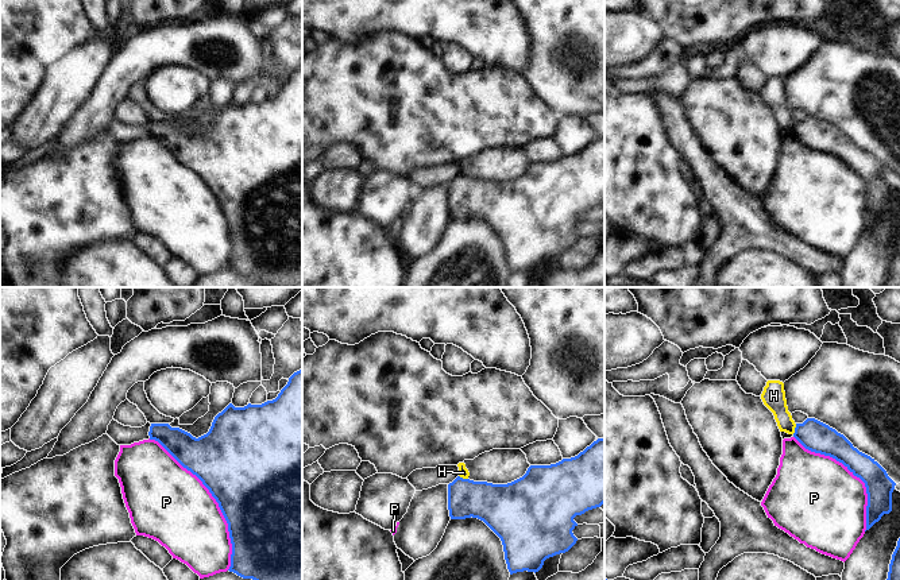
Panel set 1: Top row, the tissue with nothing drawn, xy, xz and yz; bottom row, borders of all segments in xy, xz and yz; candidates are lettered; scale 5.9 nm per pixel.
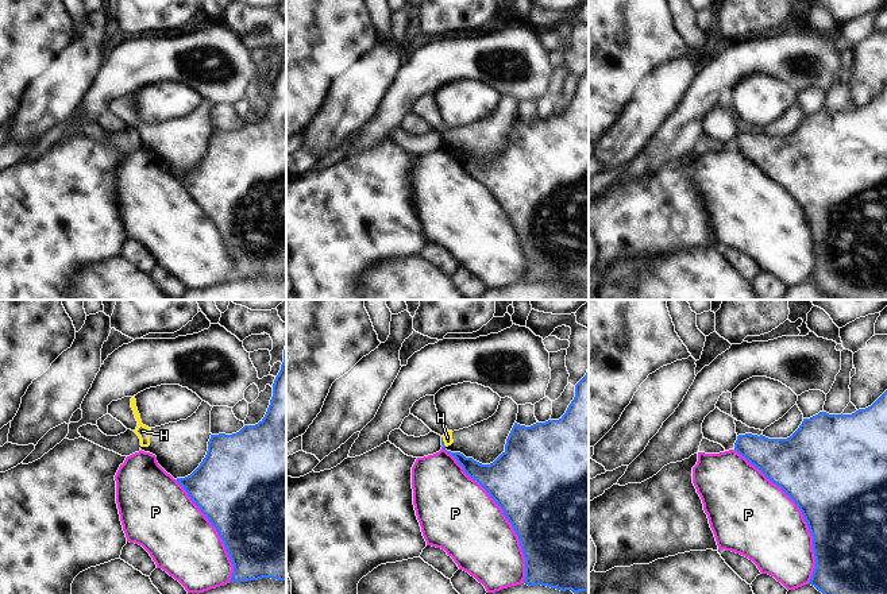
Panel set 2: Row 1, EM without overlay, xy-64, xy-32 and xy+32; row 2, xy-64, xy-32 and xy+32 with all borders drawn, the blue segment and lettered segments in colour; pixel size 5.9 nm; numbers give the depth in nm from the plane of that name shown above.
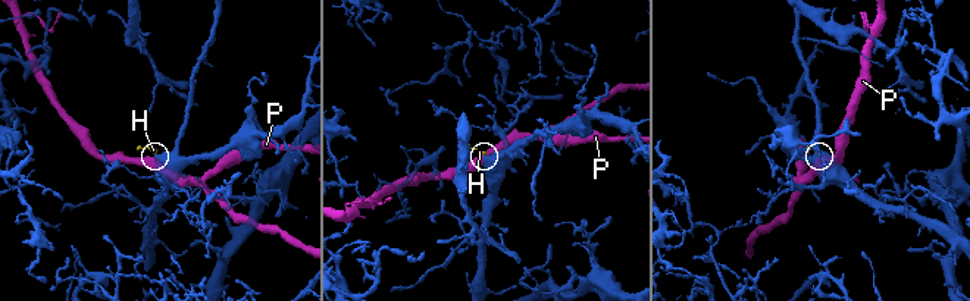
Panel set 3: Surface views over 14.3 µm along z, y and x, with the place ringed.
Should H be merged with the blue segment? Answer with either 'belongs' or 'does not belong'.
does not belong

